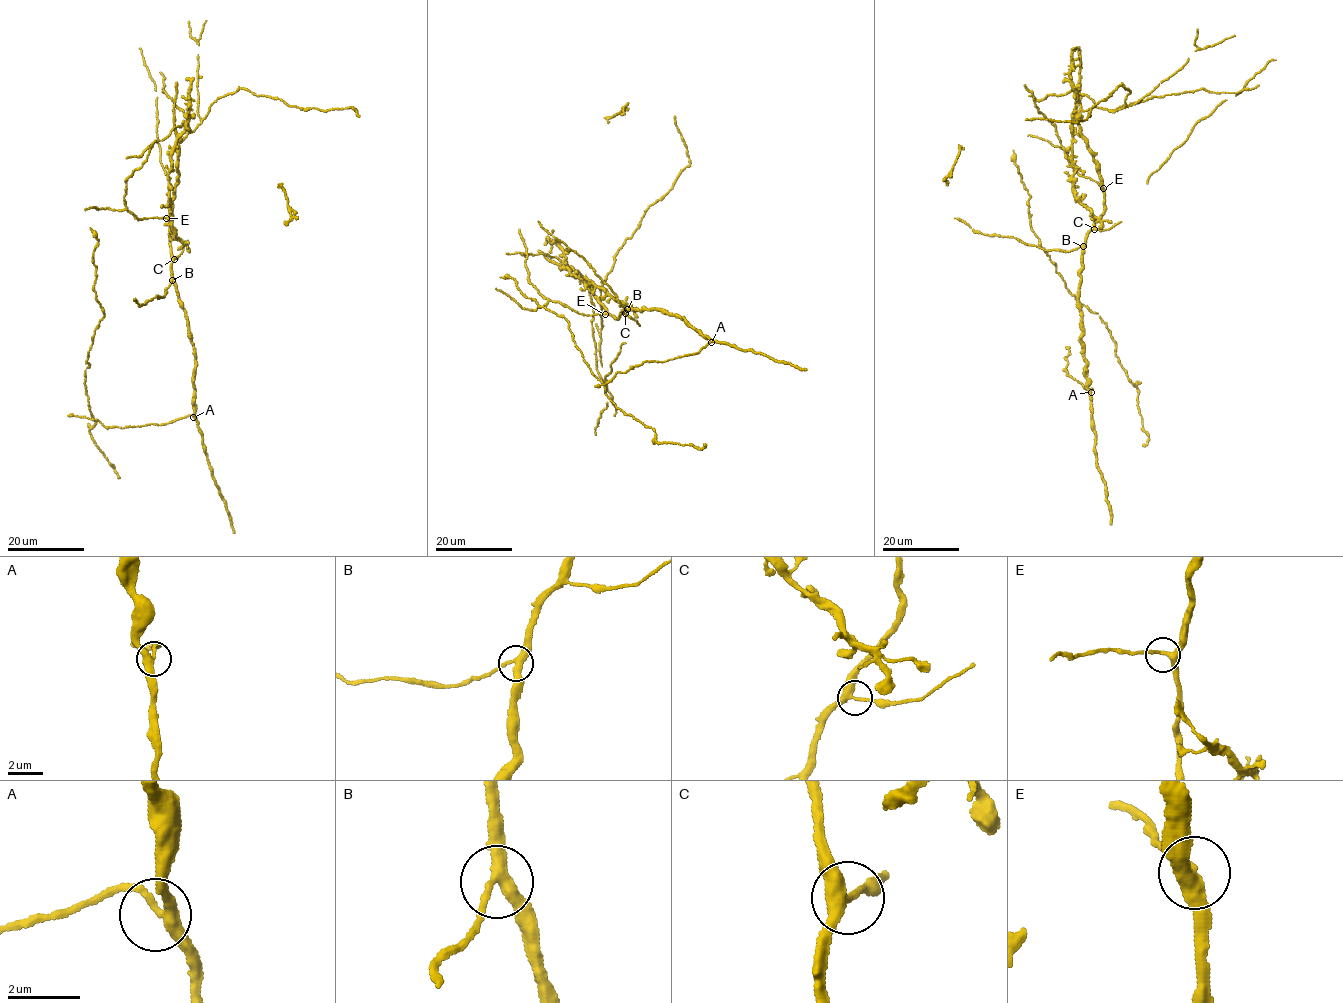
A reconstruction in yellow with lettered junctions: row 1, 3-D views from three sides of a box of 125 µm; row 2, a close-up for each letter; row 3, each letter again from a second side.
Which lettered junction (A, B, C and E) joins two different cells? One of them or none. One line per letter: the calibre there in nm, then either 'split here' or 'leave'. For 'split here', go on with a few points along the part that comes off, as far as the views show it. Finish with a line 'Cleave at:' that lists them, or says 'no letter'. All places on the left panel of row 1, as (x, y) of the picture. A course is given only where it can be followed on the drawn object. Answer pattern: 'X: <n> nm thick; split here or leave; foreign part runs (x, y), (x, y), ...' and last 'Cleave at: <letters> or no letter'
A: 280 nm thick; leave
B: 320 nm thick; leave
C: 320 nm thick; leave
E: 260 nm thick; leave
Cleave at: no letter

